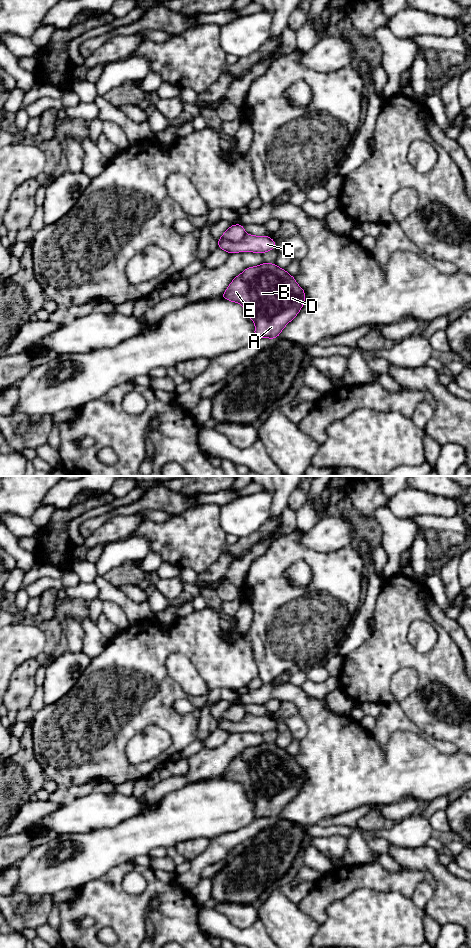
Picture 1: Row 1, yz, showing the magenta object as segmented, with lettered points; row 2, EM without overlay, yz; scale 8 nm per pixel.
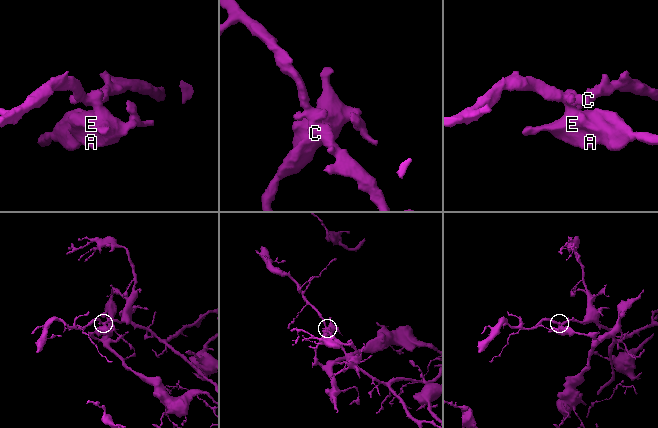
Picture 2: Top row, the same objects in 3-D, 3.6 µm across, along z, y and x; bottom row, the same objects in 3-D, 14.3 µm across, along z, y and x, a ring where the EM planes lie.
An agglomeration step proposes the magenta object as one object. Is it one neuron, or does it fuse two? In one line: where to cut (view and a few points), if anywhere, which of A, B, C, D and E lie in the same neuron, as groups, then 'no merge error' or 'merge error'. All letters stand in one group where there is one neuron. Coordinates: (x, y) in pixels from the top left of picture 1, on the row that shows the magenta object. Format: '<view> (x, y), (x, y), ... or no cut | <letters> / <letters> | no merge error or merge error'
yz (245, 233), (237, 241), (220, 239) | A B D E / C | merge error

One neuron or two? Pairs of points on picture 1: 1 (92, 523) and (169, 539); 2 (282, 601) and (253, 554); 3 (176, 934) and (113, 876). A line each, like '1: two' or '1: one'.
1: two
2: two
3: one

